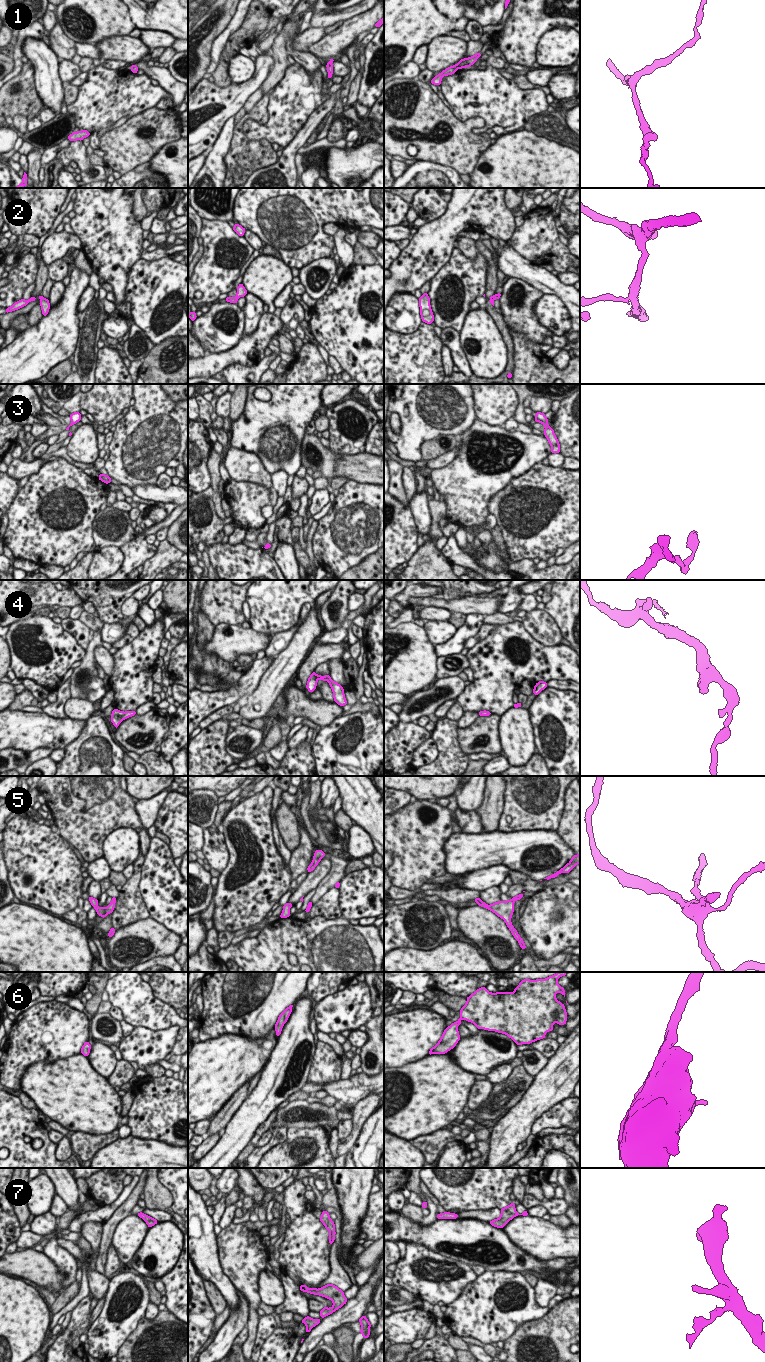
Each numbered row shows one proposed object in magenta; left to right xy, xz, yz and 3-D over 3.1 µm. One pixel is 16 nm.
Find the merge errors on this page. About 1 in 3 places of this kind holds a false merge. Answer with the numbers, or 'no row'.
no row

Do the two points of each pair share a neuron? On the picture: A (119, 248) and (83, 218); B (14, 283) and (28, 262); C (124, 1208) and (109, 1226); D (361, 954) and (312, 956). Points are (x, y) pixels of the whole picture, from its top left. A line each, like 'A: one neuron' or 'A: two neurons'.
A: one neuron
B: one neuron
C: one neuron
D: one neuron

